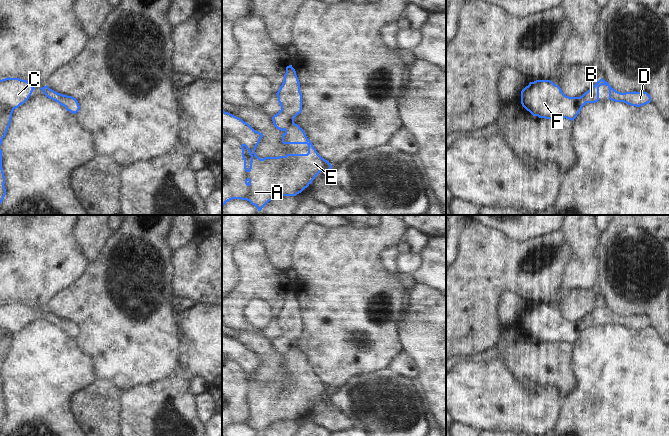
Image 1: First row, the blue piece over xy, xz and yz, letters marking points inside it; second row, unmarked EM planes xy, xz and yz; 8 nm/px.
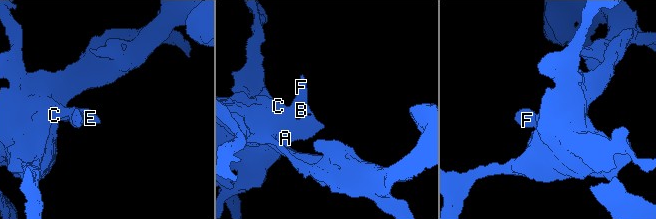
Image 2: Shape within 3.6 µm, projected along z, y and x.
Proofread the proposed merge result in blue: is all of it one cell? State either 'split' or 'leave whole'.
leave whole

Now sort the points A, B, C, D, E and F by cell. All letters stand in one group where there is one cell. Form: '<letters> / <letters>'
A B C D E F

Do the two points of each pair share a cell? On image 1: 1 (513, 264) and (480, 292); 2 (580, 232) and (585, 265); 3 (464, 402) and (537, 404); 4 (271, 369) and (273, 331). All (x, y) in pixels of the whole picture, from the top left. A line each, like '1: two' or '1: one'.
1: one
2: one
3: one
4: two

